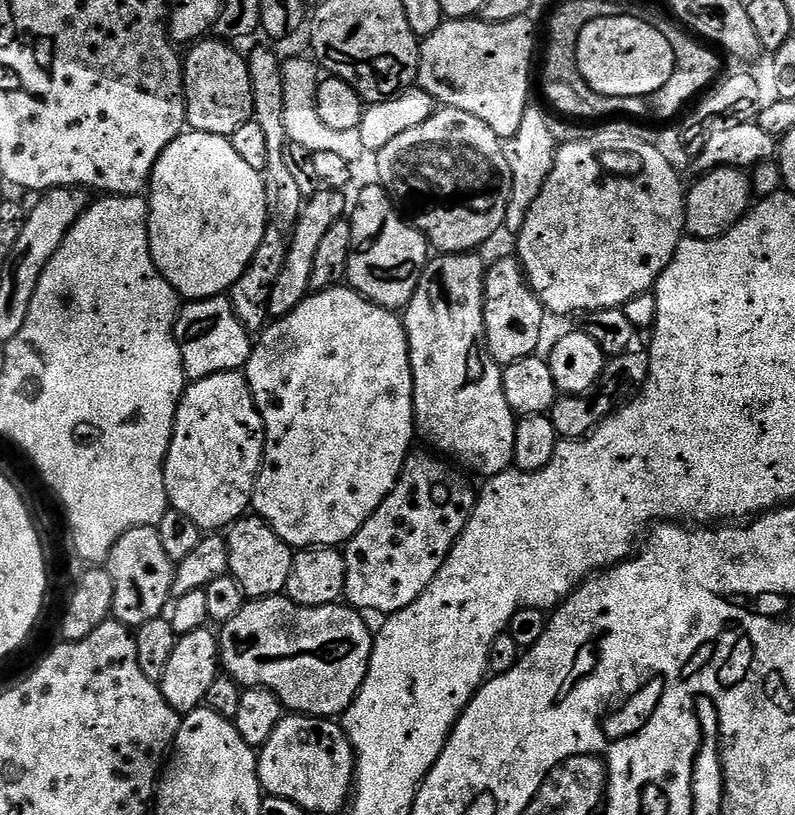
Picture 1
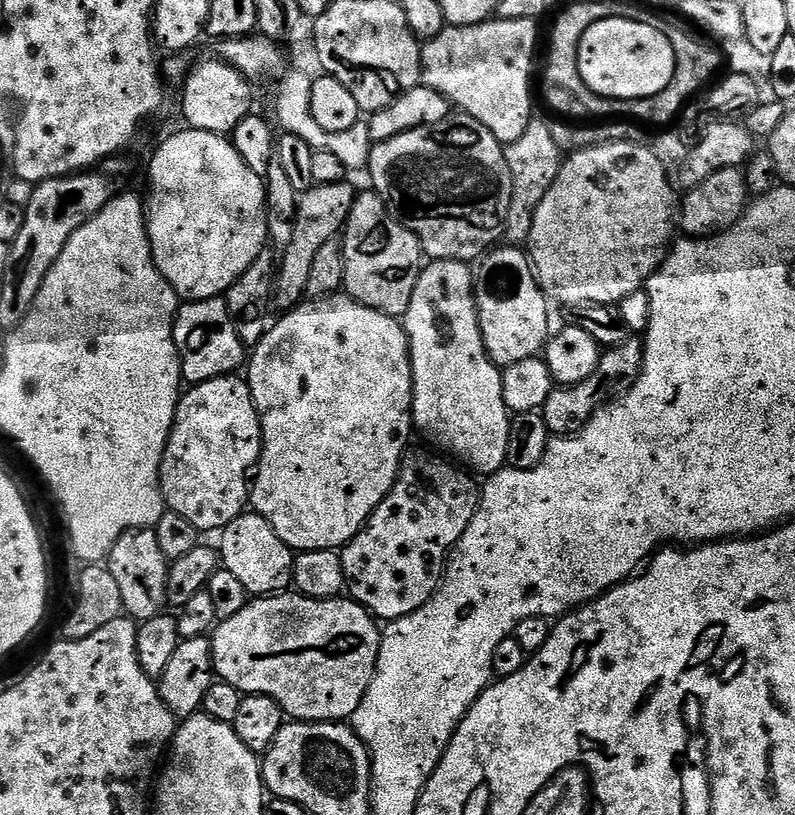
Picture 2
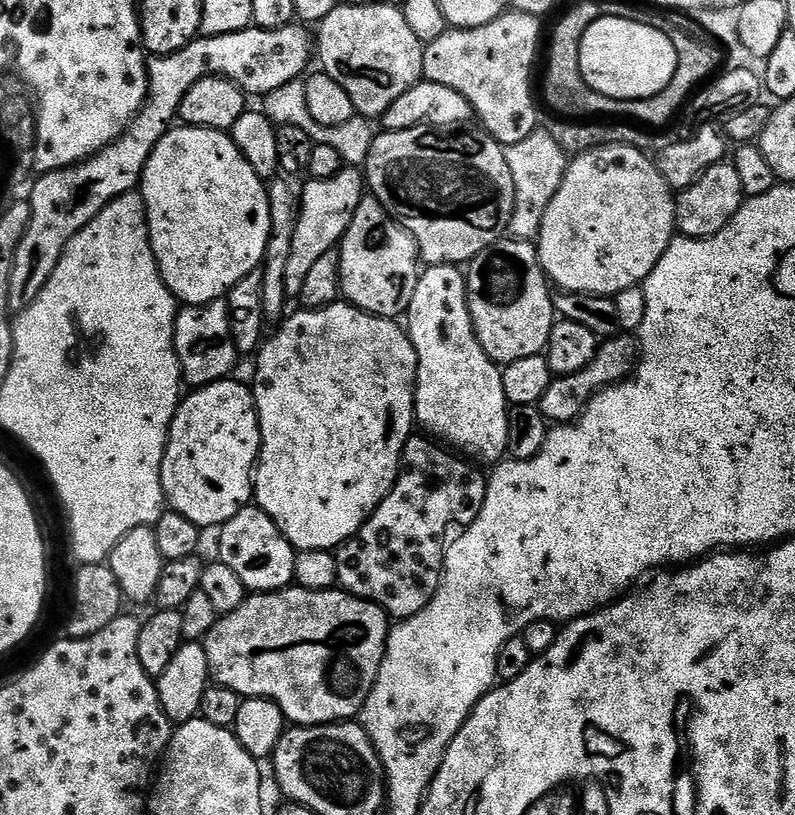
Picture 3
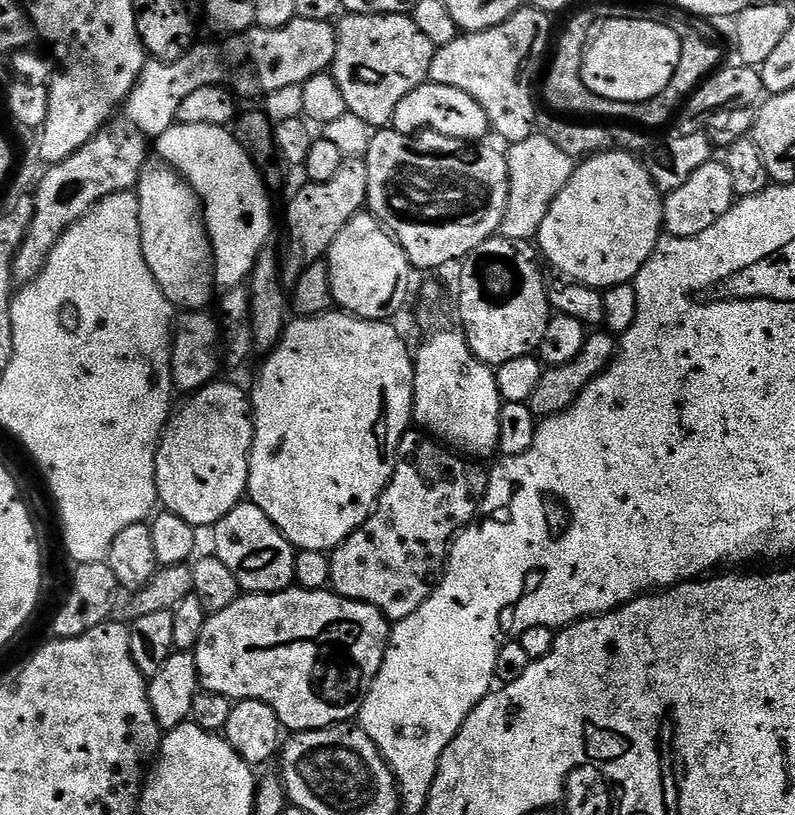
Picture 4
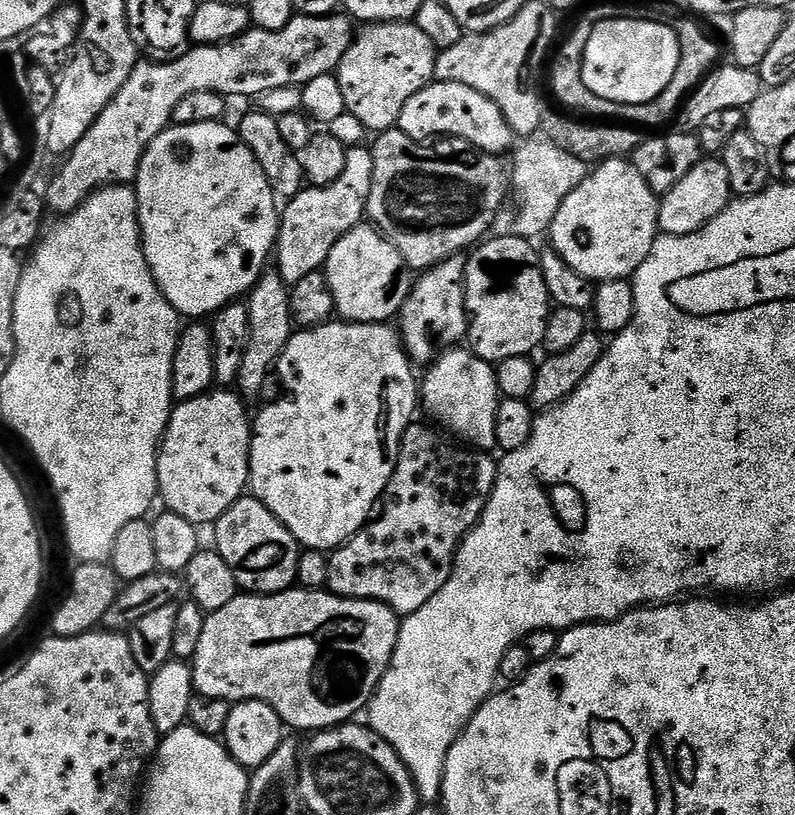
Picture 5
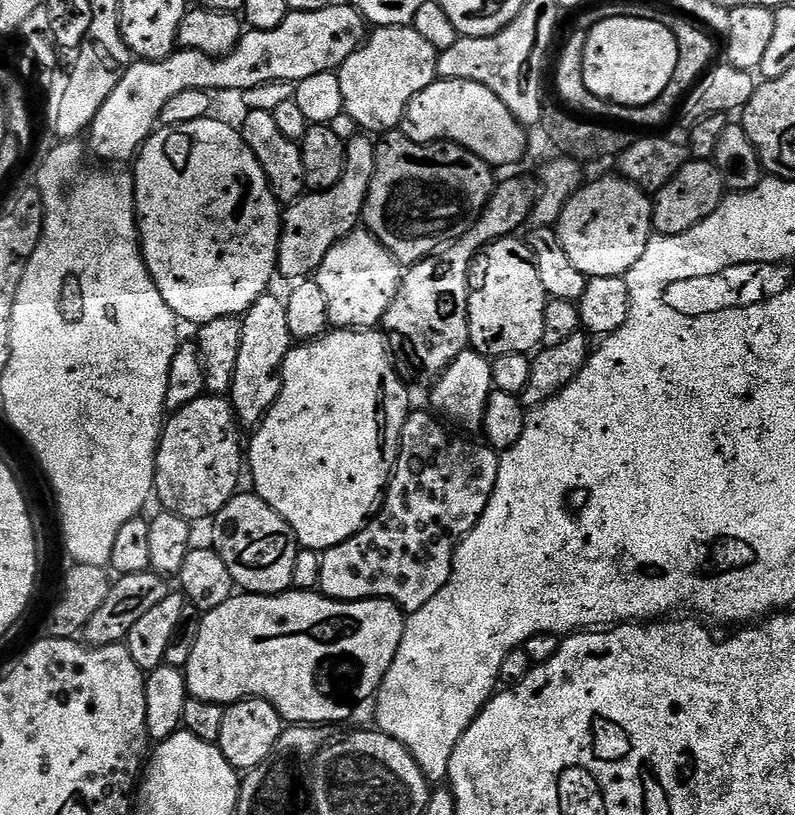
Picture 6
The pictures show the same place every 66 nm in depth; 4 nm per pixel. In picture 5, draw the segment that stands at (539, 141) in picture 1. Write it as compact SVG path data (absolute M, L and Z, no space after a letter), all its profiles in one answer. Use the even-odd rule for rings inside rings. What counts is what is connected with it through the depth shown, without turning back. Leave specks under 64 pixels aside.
M530 140L513 151L512 168L510 164L510 182L512 199L516 202L516 218L512 224L513 235L527 240L544 235L551 229L558 206L565 201L566 195L576 190L589 173L587 161L567 154L547 140Z

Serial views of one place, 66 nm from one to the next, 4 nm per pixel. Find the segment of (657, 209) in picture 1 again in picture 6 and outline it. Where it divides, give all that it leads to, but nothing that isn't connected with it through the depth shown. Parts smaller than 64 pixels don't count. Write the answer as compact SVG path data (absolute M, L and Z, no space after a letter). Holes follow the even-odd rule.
M615 175L605 180L596 180L593 184L585 183L579 191L573 193L561 210L558 223L560 241L566 250L566 258L574 262L574 266L584 276L623 276L627 277L629 270L642 258L649 240L654 235L652 227L652 205L649 193L646 193L636 184Z

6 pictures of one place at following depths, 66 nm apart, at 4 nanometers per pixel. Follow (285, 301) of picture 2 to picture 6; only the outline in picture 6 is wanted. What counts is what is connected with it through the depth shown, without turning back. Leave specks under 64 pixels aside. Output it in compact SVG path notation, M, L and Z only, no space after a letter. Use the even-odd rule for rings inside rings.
M356 134L360 136L348 136L344 153L346 154L346 166L342 178L330 186L330 190L325 192L308 192L295 200L293 204L287 205L283 209L280 222L280 245L278 246L278 258L276 267L281 277L285 276L288 282L299 282L311 277L322 266L322 258L330 254L330 250L350 233L357 231L364 215L364 203L370 190L370 182L374 178L374 166L376 165L376 144L373 137L368 134Z

